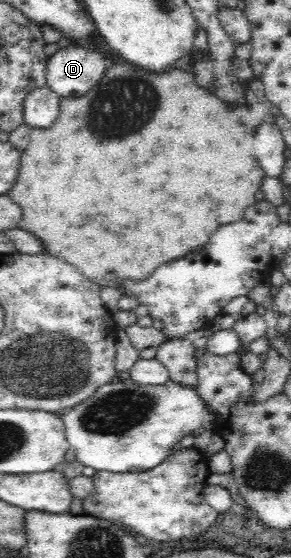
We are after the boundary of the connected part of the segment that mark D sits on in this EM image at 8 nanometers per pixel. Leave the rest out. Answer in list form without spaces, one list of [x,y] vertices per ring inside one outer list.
[[[72,44],[48,57],[44,79],[62,98],[79,98],[101,80],[105,71],[105,59],[97,51]]]

